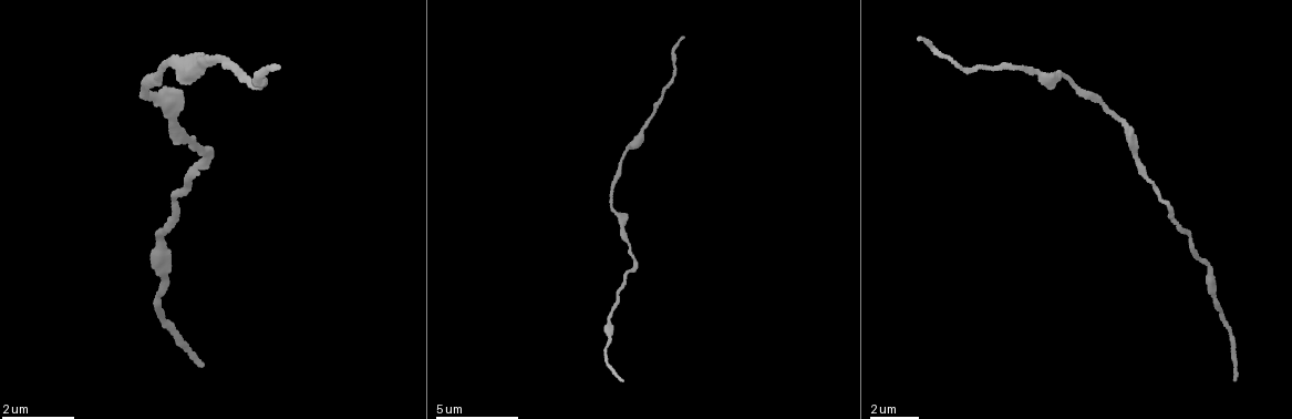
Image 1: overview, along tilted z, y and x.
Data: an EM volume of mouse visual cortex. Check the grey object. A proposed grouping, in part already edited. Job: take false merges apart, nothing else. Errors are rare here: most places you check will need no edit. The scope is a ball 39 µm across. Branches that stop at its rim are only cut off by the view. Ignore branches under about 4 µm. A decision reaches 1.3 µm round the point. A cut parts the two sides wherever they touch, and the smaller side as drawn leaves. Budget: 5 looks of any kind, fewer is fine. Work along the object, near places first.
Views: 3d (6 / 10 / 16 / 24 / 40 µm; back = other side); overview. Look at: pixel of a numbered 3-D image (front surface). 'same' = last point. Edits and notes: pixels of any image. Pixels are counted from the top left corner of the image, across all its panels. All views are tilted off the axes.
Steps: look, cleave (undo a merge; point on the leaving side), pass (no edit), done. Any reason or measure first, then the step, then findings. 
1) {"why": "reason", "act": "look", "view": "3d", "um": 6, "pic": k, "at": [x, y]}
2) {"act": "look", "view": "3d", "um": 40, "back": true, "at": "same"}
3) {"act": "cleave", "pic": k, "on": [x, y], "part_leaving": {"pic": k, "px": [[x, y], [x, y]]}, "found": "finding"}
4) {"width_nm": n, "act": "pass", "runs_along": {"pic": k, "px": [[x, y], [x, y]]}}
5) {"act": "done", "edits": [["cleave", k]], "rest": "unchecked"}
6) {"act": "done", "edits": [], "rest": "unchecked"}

{"why": "sudden change in width", "act": "look", "view": "3d", "um": 6, "pic": 1, "at": [611, 312]}

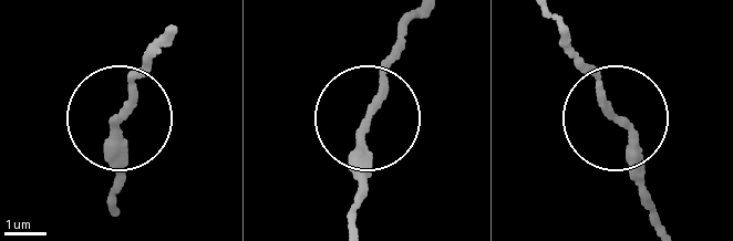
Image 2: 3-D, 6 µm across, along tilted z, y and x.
{"width_nm": 170, "act": "pass", "runs_along": {"pic": 2, "px": [[156, 43], [113, 132], [114, 205]]}, "found": "all the same neuron"}

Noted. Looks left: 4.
{"act": "look", "view": "3d", "um": 10, "pic": 1, "at": [171, 114]}

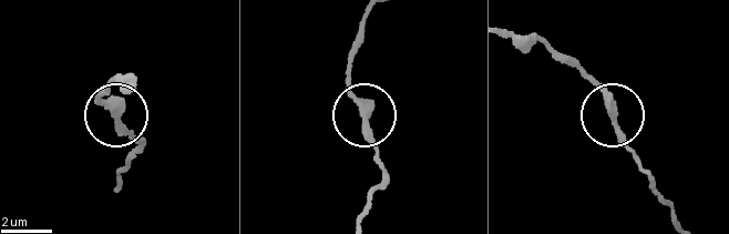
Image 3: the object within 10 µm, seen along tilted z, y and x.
{"act": "look", "view": "3d", "um": 10, "back": true, "pic": 3, "at": [363, 116]}

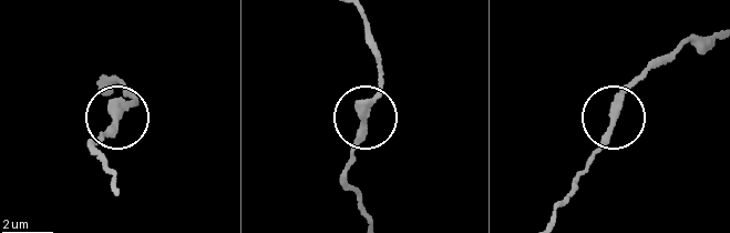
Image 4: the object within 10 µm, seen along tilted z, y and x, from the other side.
{"act": "pass", "runs_along": {"pic": 4, "px": [[616, 113], [651, 68]]}, "found": "one neuron here"}

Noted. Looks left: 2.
{"why": "thick turns thin", "act": "look", "view": "3d", "um": 10, "pic": 1, "at": [1028, 69]}

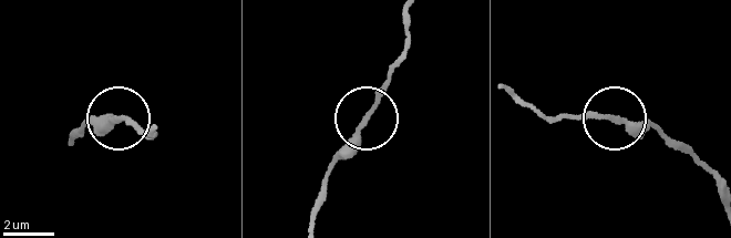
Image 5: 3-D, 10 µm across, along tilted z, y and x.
{"act": "pass", "runs_along": {"pic": 5, "px": [[718, 186], [699, 157], [654, 128], [595, 114], [552, 116]]}, "found": "continuous, no second neuron"}

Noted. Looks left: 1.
{"act": "done", "edits": [], "rest": "unchecked"}

